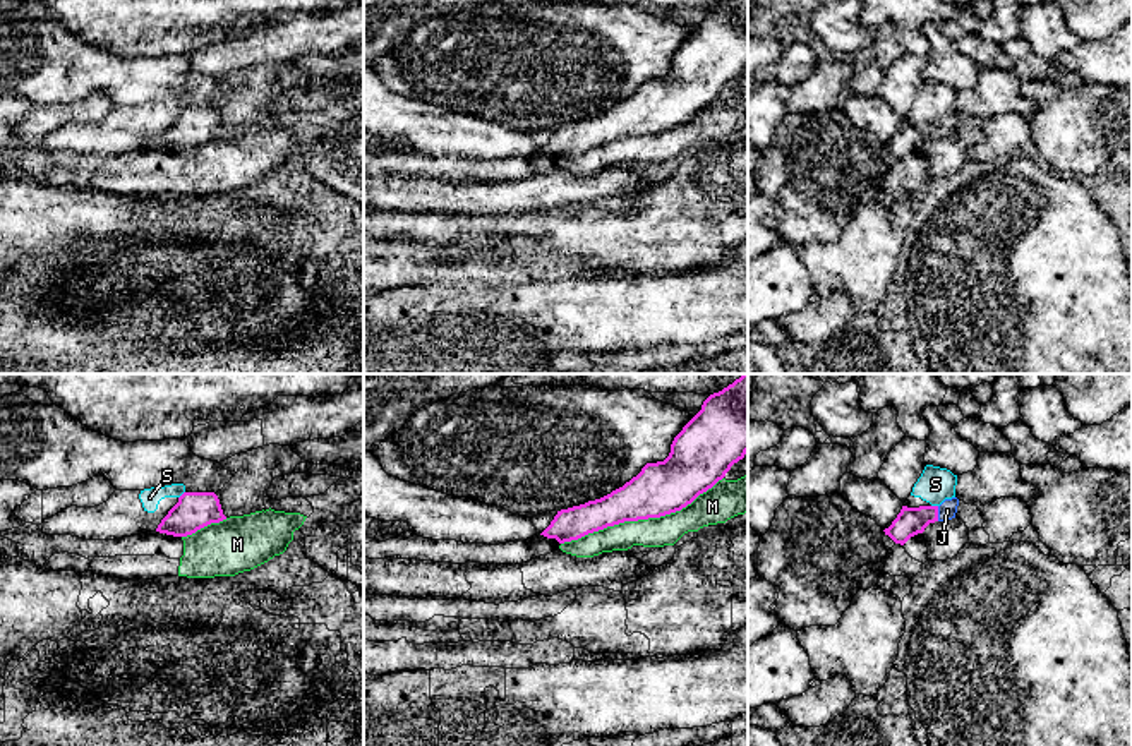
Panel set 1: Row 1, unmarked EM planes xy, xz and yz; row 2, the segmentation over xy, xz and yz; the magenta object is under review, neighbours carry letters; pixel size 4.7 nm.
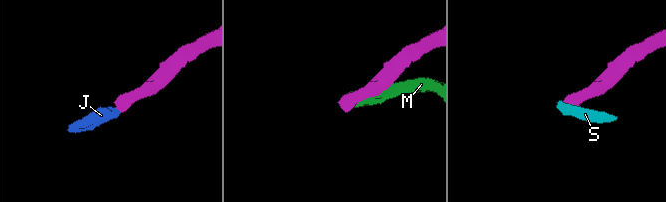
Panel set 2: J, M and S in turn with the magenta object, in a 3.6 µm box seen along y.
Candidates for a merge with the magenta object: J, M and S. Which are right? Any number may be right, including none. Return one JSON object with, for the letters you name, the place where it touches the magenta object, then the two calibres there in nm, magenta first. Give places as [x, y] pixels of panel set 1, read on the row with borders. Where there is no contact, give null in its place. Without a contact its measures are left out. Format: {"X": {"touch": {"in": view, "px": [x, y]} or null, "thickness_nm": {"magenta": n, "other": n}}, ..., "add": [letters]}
{"J": {"touch": {"in": "yz", "px": [937, 513]}, "thickness_nm": {"magenta": 140, "other": 90}}, "add": ["J"]}

